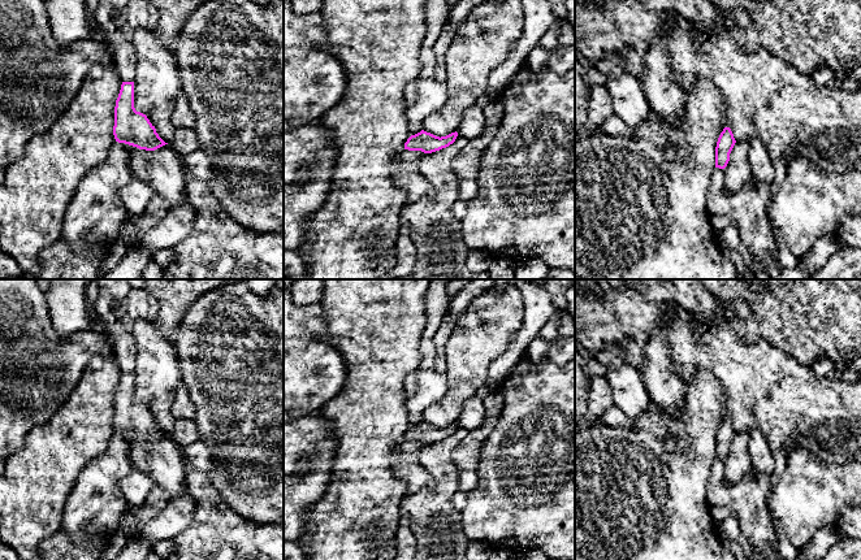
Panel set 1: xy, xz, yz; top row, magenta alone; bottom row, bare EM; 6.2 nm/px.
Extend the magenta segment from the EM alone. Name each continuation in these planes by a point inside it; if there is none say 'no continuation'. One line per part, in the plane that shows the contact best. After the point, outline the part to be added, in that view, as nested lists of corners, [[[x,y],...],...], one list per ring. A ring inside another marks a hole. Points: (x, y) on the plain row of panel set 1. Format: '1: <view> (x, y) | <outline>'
1: xy (111, 305) | [[[95,279],[99,295],[91,305],[111,334],[111,344],[122,373],[134,373],[137,364],[137,344],[124,318],[127,311],[127,295],[131,290],[127,279]]]

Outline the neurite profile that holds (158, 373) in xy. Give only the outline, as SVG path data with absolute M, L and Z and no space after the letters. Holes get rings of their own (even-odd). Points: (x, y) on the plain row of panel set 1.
M138 320L130 331L137 344L134 399L147 407L159 427L168 434L176 422L172 404L181 383L177 351L153 322Z

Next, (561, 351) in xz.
M575 334L570 338L554 338L548 348L546 356L557 365L566 365L575 359Z

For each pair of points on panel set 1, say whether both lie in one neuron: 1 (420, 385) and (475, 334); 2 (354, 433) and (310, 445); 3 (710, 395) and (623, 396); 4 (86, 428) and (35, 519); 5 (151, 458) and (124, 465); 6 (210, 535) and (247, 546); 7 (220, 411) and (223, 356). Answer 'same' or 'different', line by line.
1: different
2: different
3: different
4: same
5: different
6: same
7: same

